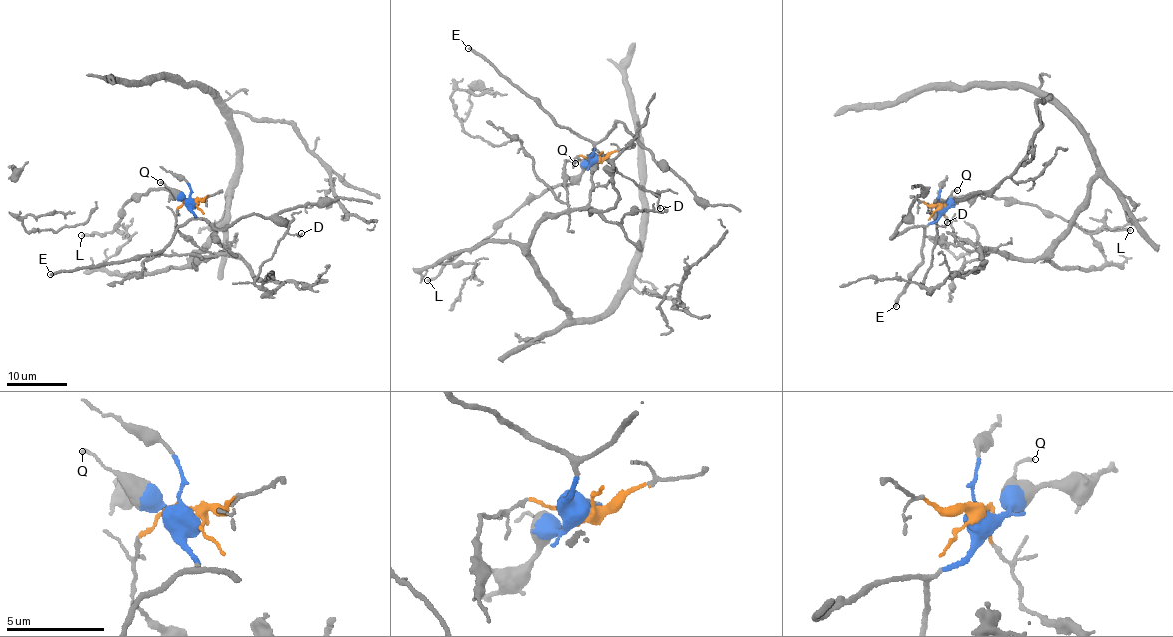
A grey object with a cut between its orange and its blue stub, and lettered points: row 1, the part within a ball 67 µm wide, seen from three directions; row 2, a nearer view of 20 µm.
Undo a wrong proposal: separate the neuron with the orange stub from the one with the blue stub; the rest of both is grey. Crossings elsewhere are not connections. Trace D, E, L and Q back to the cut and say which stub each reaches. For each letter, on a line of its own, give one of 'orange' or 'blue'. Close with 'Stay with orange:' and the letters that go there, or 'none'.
D: orange
E: blue
L: blue
Q: blue
Stay with orange: D

